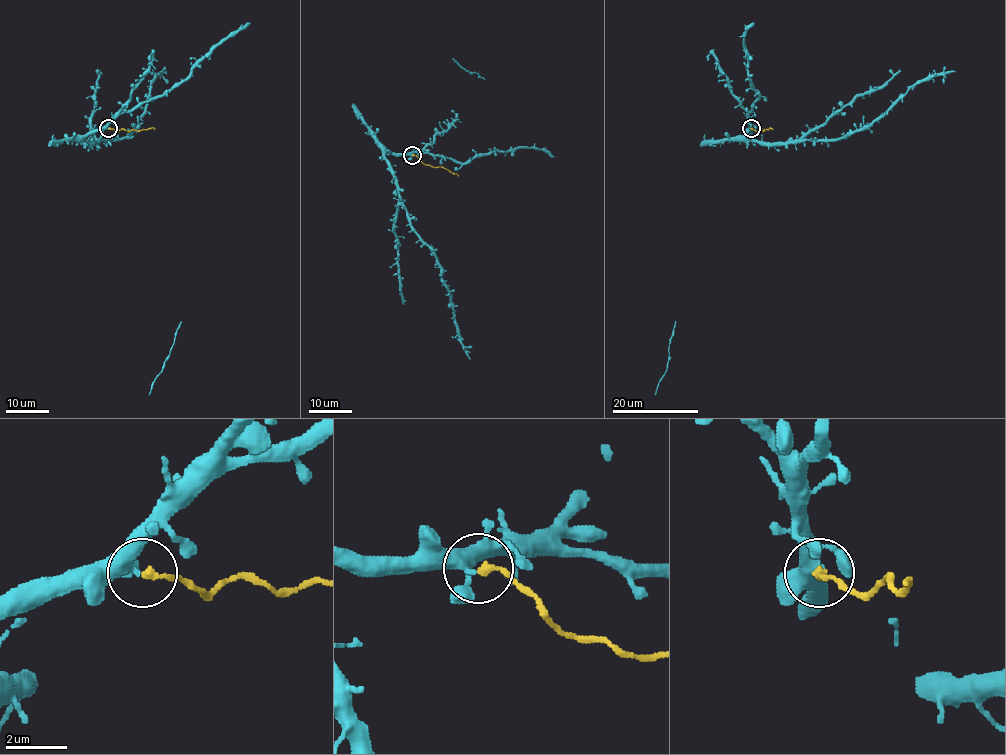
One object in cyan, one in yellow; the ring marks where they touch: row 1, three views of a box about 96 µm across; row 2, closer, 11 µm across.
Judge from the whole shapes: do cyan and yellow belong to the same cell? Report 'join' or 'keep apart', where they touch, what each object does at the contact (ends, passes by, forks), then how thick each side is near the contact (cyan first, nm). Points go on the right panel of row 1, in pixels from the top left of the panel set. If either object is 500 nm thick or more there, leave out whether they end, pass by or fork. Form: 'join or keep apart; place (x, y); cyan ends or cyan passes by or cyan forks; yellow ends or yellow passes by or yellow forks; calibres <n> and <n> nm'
keep apart; place (751, 128); cyan forks; yellow ends; calibres 240 and 240 nm

